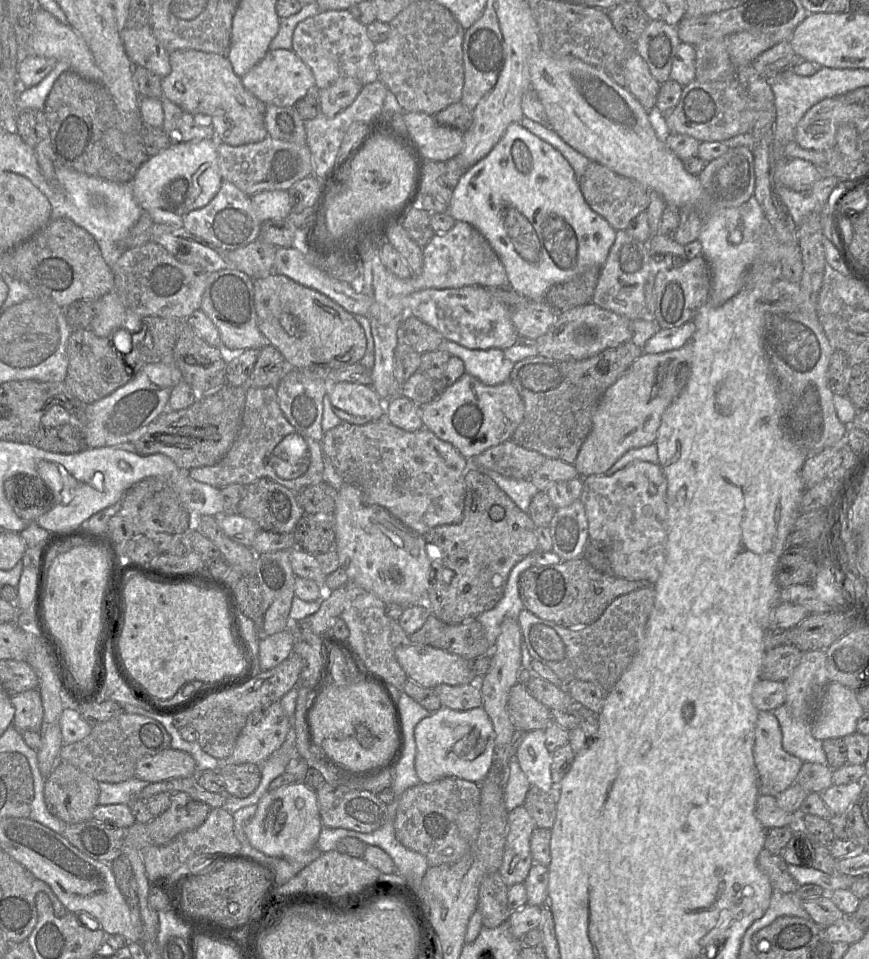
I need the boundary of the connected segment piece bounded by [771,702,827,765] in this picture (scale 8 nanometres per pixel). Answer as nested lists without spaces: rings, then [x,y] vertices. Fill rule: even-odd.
[[[786,702],[771,712],[778,719],[782,747],[787,753],[799,758],[803,763],[827,765],[822,741],[813,737],[810,721],[800,721],[794,717]]]

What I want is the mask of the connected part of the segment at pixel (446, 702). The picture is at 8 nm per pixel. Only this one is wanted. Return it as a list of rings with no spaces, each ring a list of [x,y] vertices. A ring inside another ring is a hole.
[[[476,683],[463,685],[440,684],[434,687],[441,705],[457,711],[481,707],[483,698]]]

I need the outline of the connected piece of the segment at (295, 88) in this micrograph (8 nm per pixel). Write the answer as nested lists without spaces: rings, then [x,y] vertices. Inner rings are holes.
[[[268,50],[265,56],[243,77],[244,87],[265,104],[278,107],[295,107],[308,90],[315,86],[315,77],[311,69],[293,50]]]

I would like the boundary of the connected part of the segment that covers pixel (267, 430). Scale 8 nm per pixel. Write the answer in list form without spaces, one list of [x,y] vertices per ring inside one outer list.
[[[246,386],[246,400],[237,437],[226,455],[211,466],[197,467],[188,471],[189,476],[216,488],[229,484],[248,486],[262,478],[271,479],[294,492],[323,481],[323,449],[320,441],[309,437],[292,426],[285,418],[278,402],[276,387]]]

